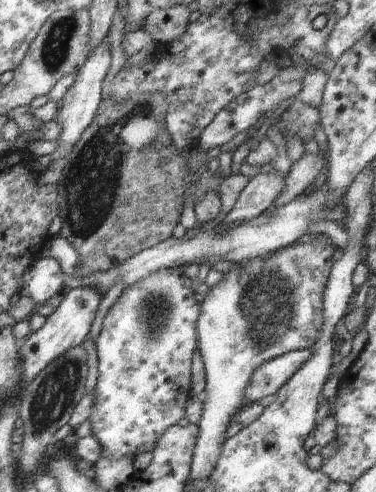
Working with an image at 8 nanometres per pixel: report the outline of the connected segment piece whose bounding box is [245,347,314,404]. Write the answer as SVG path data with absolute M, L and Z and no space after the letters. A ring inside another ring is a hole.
M312 347L288 351L275 359L263 362L252 373L251 381L245 390L246 403L251 404L264 396L276 394L299 371L313 352Z

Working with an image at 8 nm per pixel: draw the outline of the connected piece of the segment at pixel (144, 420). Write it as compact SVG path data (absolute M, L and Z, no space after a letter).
M160 269L147 277L141 278L133 285L127 286L122 291L121 296L116 300L103 319L102 329L98 339L96 340L96 350L98 356L99 377L98 384L93 392L93 409L87 418L88 424L91 426L91 434L101 447L101 456L106 459L122 459L124 457L136 458L144 452L150 452L156 446L159 438L166 432L167 428L172 425L178 425L178 420L184 418L186 414L186 402L189 399L191 389L191 364L192 357L195 356L197 350L197 334L196 321L200 314L200 303L194 301L194 293L191 287L192 280L184 275L180 270Z

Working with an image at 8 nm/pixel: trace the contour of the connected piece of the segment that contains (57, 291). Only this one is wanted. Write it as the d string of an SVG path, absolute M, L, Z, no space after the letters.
M50 257L38 258L21 279L19 296L26 296L37 306L57 301L65 288L62 283L62 267Z

